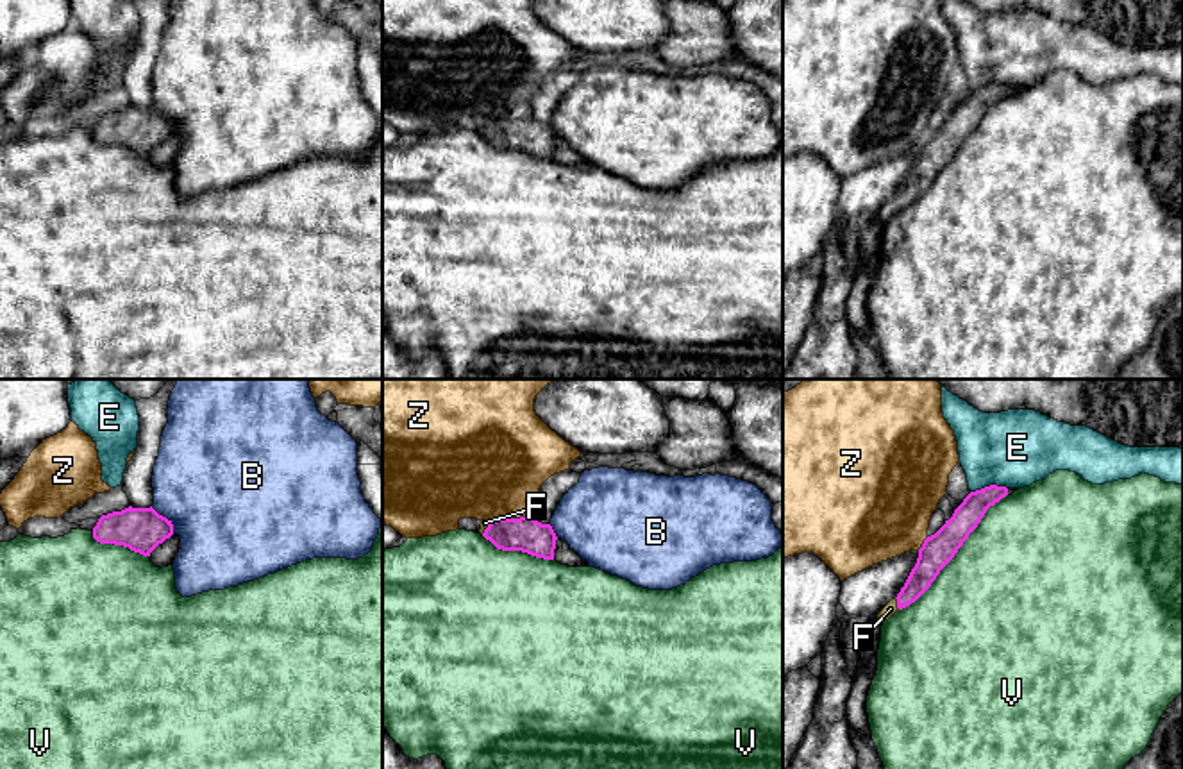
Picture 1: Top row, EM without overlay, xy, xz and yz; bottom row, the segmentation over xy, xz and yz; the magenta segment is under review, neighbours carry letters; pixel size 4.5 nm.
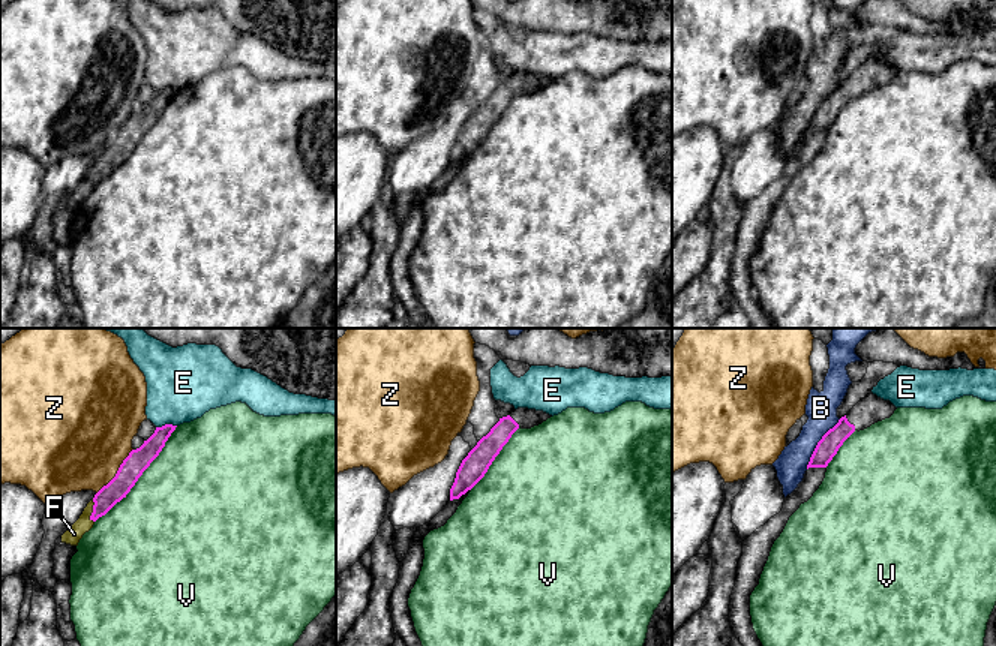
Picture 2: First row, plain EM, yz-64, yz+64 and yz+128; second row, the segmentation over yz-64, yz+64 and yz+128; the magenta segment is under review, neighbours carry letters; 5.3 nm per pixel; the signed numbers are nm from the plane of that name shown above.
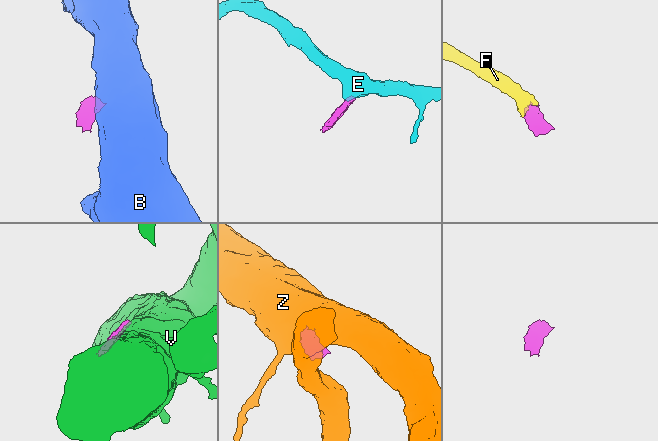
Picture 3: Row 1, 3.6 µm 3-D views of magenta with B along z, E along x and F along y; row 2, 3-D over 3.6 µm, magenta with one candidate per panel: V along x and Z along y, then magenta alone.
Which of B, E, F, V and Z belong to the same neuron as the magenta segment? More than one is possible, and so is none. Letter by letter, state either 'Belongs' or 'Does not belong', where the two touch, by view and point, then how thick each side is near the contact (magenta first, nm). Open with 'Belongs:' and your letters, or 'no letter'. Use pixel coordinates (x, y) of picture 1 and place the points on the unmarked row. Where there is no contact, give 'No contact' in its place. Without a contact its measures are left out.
Belongs: F
B: Does not belong. Touches magenta at xy (165, 117). Thickness 200 nm (magenta) against 480 nm
E: Does not belong. Touches magenta at yz (990, 84). Thickness 120 nm (magenta) against 340 nm
F: Belongs. Touches magenta at yz (897, 202). Thickness 120 nm (magenta) against 60 nm
V: Does not belong. Touches magenta at yz (956, 151). Thickness 150 nm (magenta) against 500 nm
Z: Does not belong. Touches magenta at xz (510, 118). Thickness 160 nm (magenta) against 460 nm

